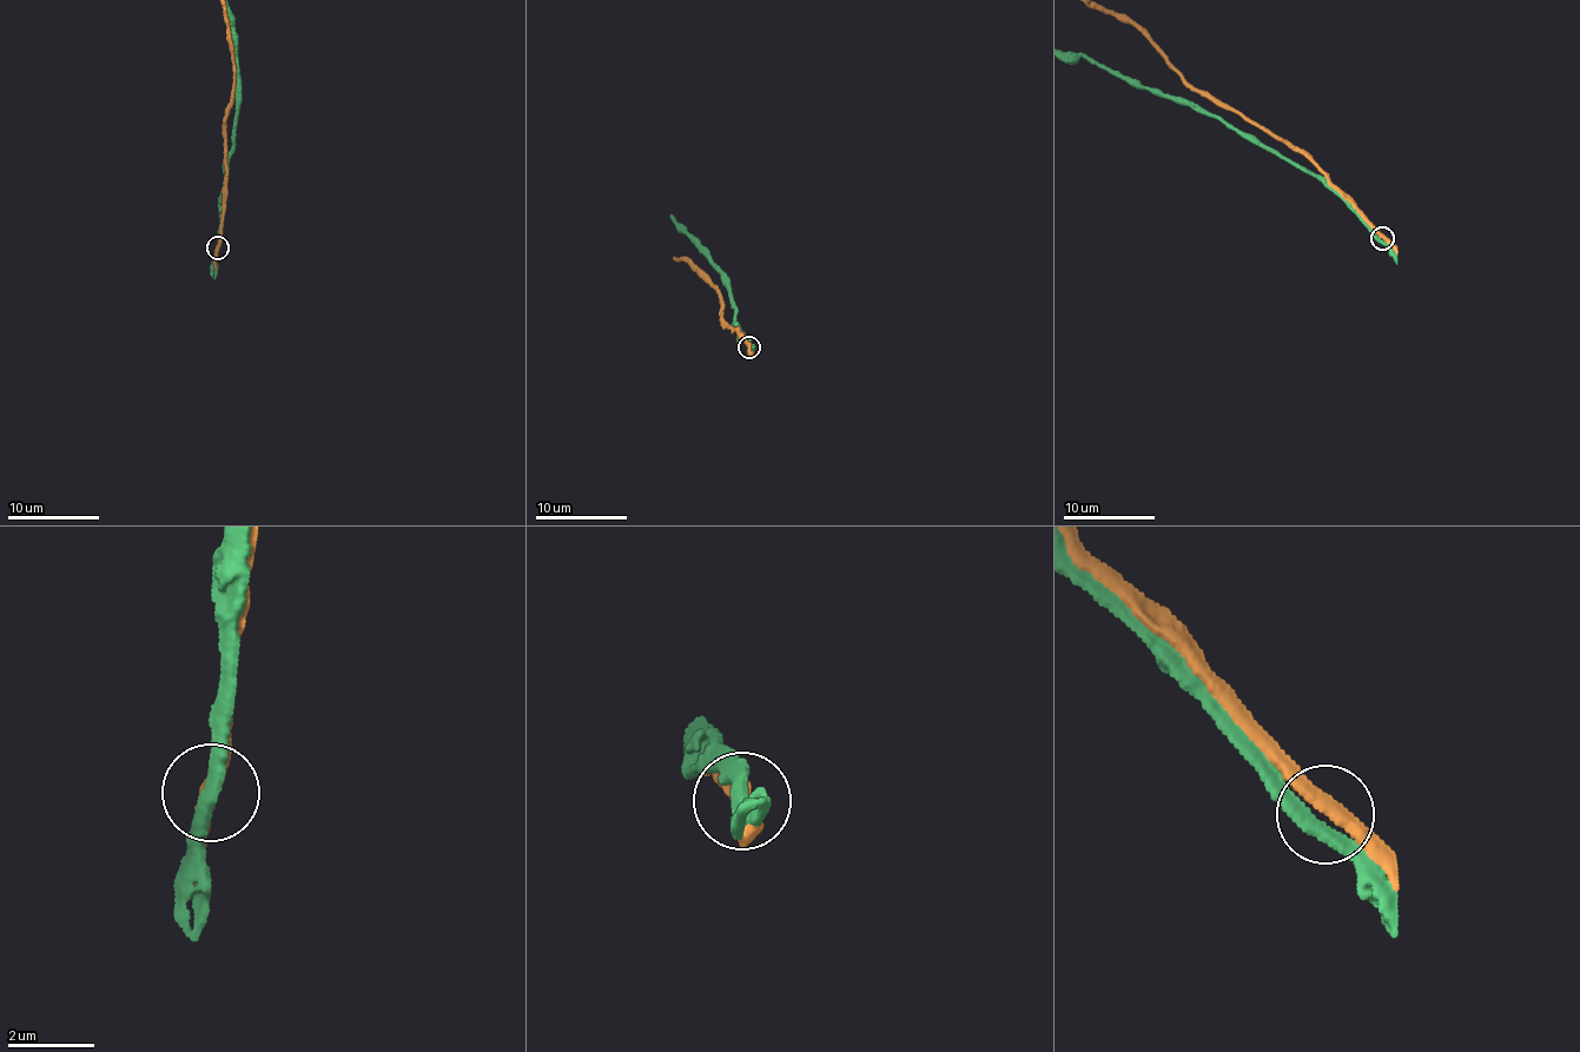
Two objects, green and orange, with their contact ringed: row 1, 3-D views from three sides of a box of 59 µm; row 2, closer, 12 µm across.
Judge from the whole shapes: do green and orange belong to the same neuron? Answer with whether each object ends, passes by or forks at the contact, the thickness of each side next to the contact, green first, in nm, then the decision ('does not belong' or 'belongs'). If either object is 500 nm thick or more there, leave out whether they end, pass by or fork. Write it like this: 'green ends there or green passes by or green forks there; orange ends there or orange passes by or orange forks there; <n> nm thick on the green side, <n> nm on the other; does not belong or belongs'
green passes by; orange passes by; 320 nm thick on the green side, 320 nm on the other; does not belong

